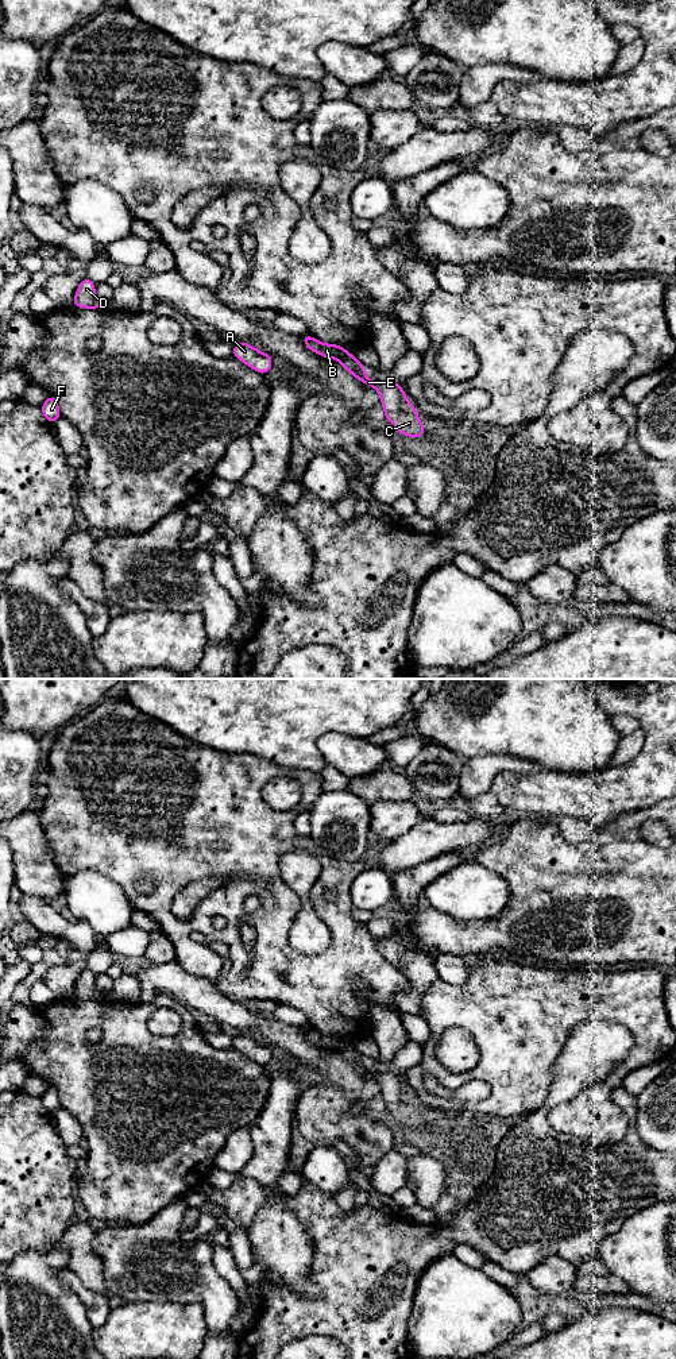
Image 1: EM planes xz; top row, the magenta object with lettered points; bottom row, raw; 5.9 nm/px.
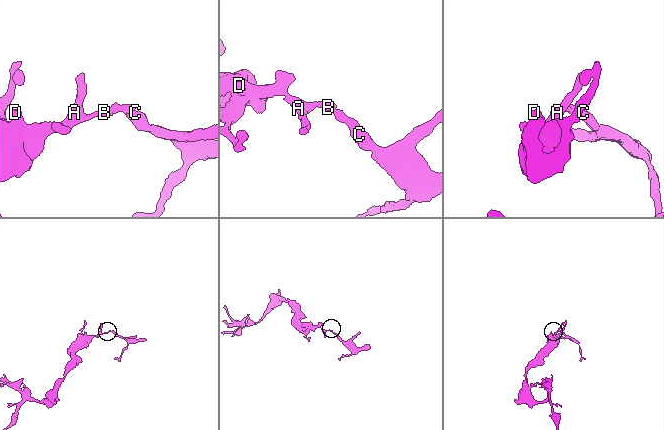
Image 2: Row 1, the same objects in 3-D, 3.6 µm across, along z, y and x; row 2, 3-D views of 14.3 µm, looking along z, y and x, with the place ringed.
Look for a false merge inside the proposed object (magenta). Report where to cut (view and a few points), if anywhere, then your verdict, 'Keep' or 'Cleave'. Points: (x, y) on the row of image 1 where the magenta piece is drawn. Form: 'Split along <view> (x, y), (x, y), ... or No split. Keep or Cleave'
Split along xz (347, 352), (338, 359). Cleave

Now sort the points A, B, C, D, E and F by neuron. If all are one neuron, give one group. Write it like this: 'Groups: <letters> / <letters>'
Groups: A B D F / C E

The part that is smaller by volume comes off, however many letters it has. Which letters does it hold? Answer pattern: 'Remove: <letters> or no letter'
Remove: C, E

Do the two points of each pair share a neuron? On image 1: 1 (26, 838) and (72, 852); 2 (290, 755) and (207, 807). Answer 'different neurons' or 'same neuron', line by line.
1: different neurons
2: different neurons

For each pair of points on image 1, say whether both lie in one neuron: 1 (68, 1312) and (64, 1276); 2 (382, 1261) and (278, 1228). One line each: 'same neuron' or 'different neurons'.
1: different neurons
2: different neurons

